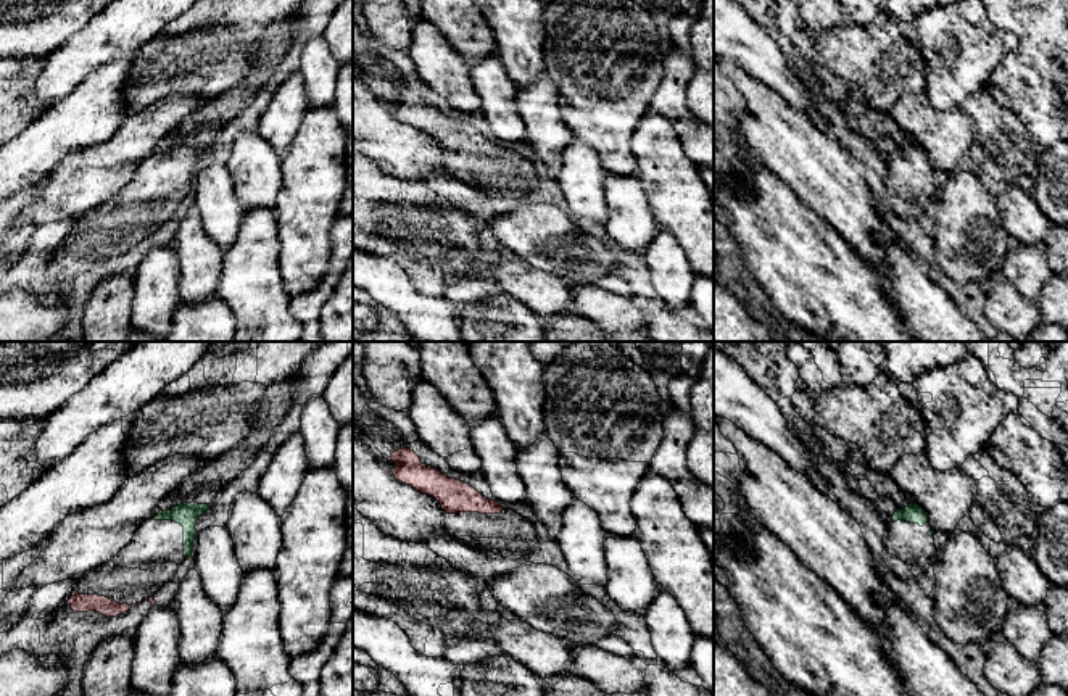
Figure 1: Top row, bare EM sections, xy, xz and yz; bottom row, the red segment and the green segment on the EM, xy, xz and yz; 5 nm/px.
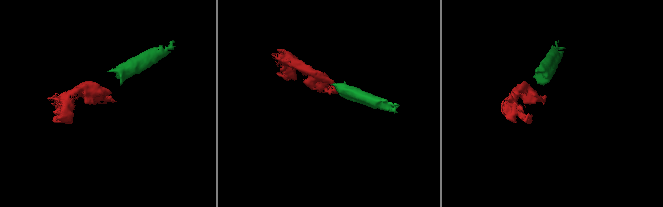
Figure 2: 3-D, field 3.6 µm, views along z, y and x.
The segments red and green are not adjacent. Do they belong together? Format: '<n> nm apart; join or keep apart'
260 nm apart; join

